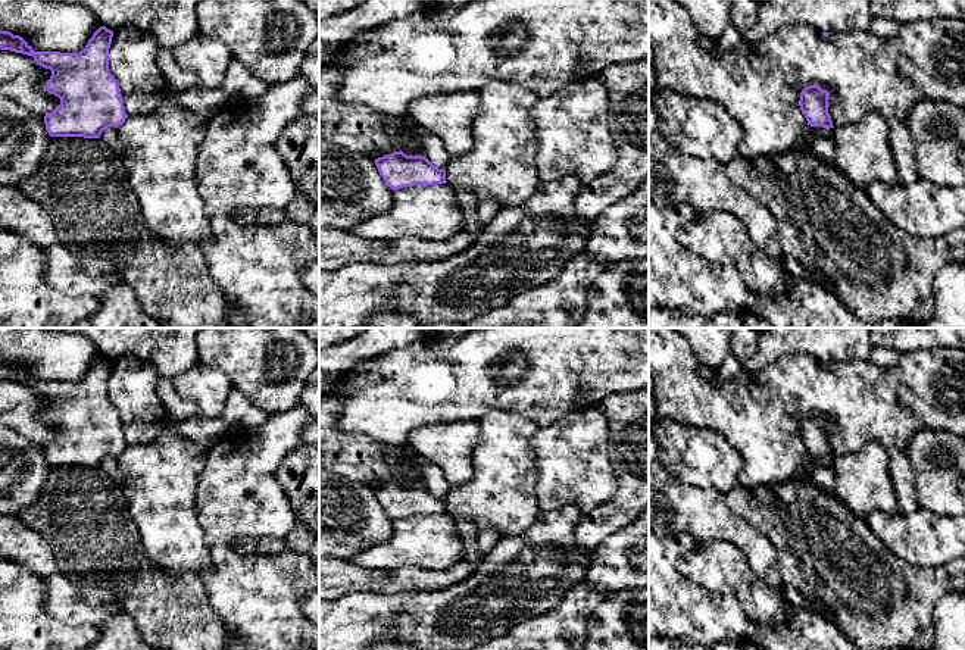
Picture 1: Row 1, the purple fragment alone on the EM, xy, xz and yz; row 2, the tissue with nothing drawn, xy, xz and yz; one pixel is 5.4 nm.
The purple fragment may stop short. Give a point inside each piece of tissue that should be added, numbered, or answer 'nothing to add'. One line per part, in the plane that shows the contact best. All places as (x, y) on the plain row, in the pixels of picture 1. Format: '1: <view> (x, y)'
nothing to add

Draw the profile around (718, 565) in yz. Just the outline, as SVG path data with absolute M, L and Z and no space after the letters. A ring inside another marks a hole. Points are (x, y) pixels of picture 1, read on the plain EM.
M730 541L699 543L677 560L677 568L687 579L706 590L734 597L752 622L787 622L793 615L793 606L758 576Z

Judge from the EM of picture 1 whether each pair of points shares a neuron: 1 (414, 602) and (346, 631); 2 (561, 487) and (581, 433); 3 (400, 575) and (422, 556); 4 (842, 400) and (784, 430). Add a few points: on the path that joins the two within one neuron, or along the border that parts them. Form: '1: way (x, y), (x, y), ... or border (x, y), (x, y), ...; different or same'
1: way (397, 609), (386, 616), (362, 619); same
2: way (568, 474), (572, 469), (572, 453), (577, 446); same
3: border (374, 568), (444, 568); different
4: way (824, 400), (799, 400), (787, 412); same

